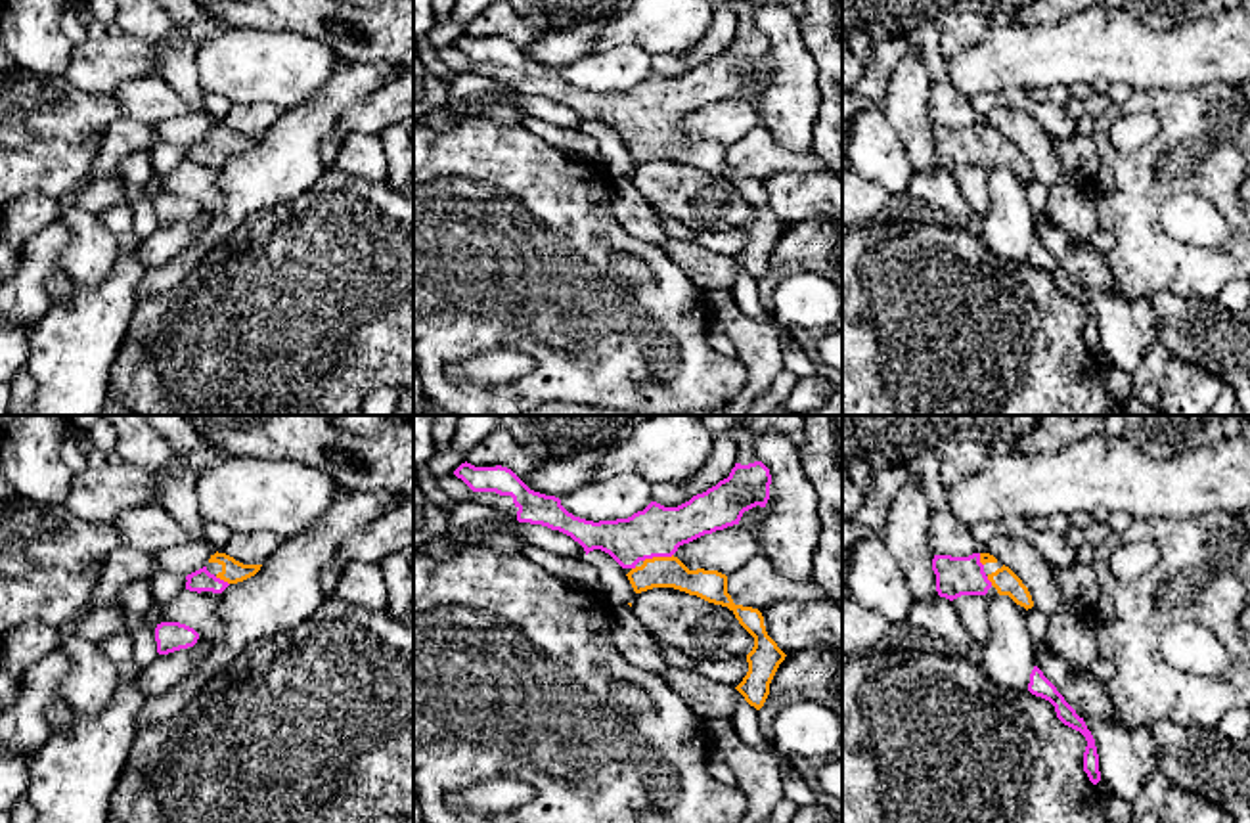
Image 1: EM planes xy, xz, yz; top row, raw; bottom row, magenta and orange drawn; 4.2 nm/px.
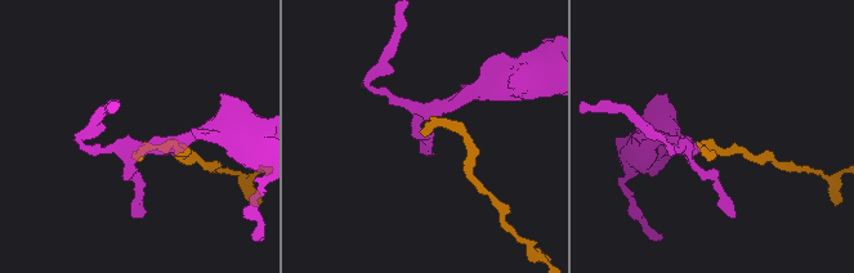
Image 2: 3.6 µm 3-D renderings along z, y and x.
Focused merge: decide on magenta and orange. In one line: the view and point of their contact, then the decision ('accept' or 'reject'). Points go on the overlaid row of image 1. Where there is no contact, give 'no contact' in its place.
xz (657, 556) | accept

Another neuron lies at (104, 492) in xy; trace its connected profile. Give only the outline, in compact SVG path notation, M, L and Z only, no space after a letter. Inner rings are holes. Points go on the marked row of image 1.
M121 461L75 473L63 503L84 521L115 523L123 511L161 501L161 477Z

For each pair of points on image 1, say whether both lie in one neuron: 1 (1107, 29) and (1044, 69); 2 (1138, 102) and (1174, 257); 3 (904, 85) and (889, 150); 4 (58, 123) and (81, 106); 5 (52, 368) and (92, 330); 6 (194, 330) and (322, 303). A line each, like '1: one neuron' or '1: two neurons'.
1: one neuron
2: one neuron
3: two neurons
4: one neuron
5: one neuron
6: one neuron

